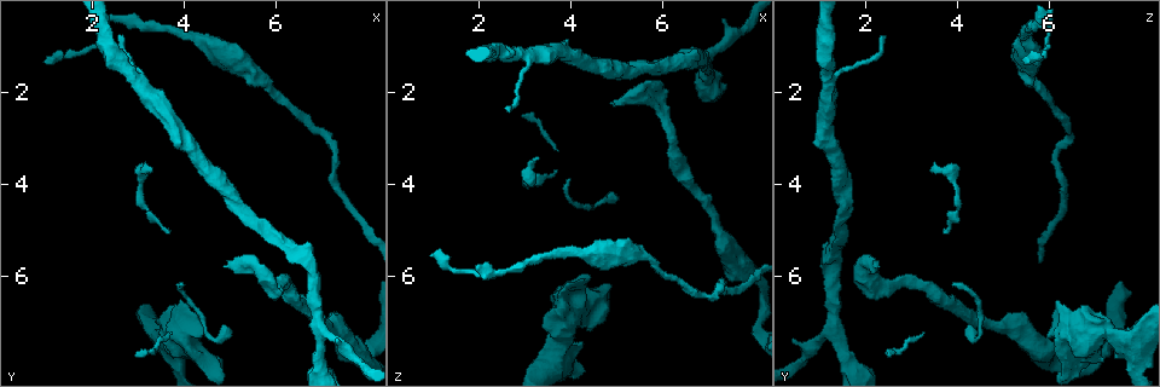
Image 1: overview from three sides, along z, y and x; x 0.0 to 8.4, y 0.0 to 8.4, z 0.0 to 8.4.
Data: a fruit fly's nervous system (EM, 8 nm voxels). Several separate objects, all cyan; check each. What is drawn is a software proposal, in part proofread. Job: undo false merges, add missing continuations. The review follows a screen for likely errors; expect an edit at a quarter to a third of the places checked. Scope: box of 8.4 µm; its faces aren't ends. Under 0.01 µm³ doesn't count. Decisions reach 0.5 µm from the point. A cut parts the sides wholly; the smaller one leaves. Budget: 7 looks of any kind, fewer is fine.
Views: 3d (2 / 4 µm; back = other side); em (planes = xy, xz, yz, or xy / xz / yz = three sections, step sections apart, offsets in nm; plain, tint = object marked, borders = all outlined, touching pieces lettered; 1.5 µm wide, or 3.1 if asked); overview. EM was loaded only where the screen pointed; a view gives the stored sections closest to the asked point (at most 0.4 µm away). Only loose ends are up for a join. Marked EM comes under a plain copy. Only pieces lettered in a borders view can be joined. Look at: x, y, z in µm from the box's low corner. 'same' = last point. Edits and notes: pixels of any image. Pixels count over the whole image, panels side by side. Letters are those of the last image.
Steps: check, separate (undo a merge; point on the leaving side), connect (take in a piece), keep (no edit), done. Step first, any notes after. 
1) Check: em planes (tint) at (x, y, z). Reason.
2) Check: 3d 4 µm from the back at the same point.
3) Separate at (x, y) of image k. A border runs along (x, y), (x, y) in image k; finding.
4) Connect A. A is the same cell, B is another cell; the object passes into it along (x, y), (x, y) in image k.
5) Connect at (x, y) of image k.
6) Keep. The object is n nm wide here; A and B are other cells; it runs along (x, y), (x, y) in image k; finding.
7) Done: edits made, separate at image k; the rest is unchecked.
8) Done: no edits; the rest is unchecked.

Check: 3d 2 µm at (3.95, 6.55, 6.20). An open end.

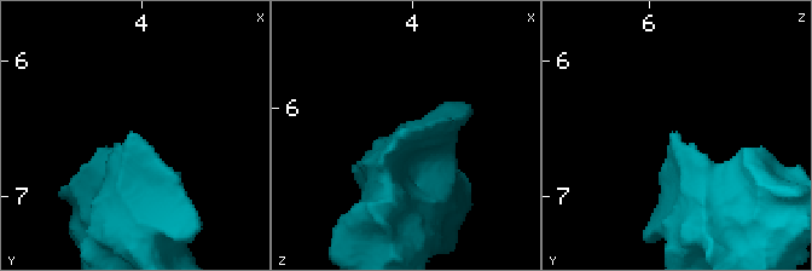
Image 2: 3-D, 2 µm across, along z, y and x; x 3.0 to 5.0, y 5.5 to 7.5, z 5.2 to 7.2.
Check: em planes (tint) at (3.98, 6.54, 6.18). Need the tissue.

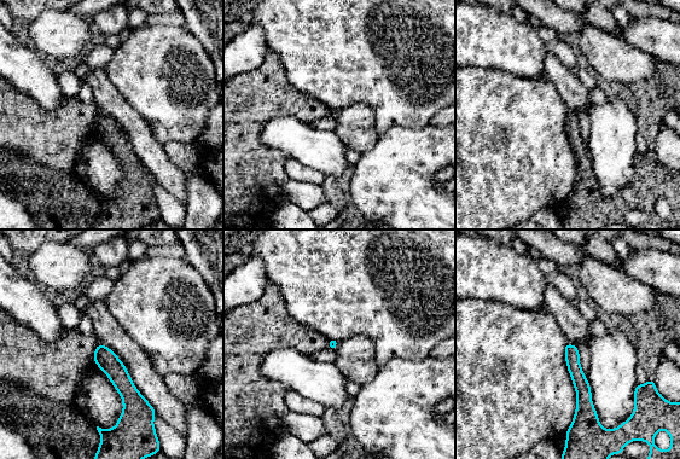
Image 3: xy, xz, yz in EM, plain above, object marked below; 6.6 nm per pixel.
Check: em planes (borders) at the same point. What lies round it.

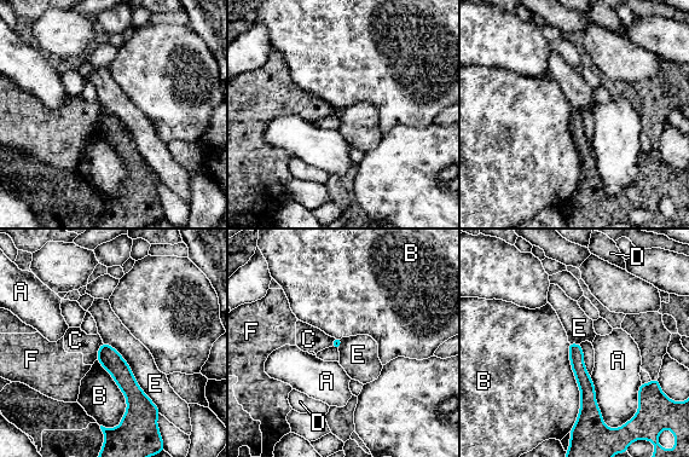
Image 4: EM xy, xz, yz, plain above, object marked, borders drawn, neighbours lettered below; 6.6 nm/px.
Keep. A, B, C, D, E and F are other cells; a border runs along (103, 341), (161, 412) in image 4; none of them fits.

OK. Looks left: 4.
Check: em planes (borders) at (4.90, 5.75, 2.20). An open end.

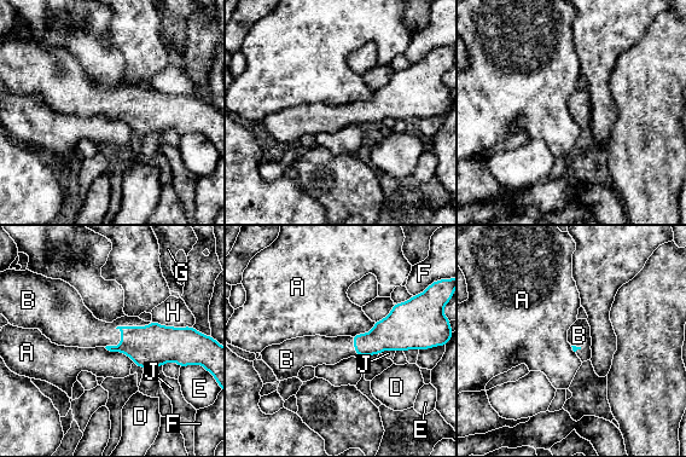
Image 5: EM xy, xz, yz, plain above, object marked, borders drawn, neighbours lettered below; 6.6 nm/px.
Connect B. The longest contact is with B, 340 nm; B is the same cell, A, D, E, F, G, H and J are other cells; it goes on there.

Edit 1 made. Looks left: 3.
Check: 3d 4 µm at (2.65, 0.80, 2.45). Tapers out.

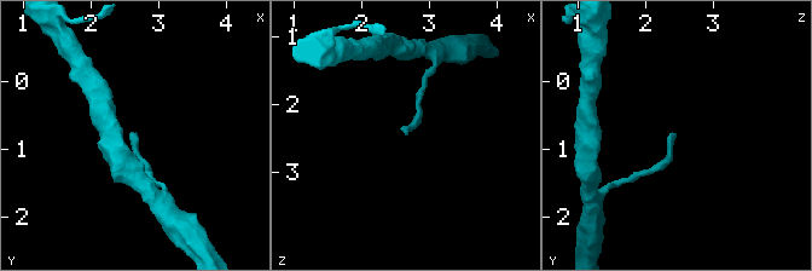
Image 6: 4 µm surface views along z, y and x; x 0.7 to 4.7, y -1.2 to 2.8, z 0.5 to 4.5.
Check: em yz step 8 (borders) at (2.65, 0.85, 2.45). Now the EM.

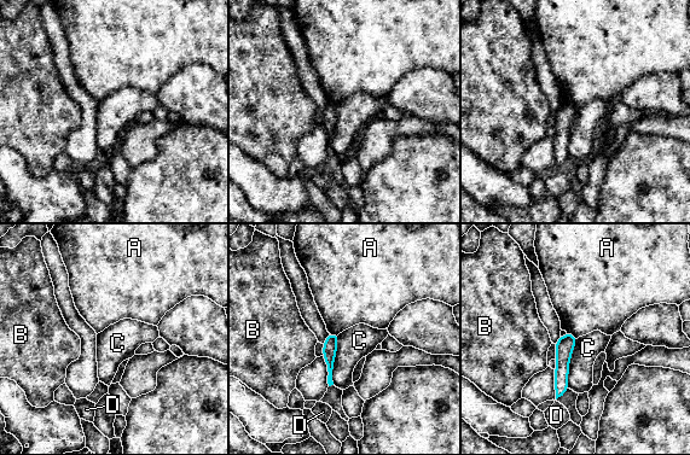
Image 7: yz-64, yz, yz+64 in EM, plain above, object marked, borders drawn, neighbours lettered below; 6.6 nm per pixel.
Keep. A, B, C and D are other cells; no lettered piece goes on from it.

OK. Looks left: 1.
Done: edits made, connect at image 5; the rest is unchecked.

